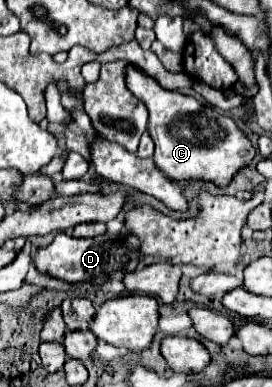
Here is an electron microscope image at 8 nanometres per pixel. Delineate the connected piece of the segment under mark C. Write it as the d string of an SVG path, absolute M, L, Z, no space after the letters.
M128 65L126 73L130 77L130 93L148 109L148 133L156 143L154 161L164 175L170 179L204 179L228 185L232 175L252 161L256 149L228 115L216 113L216 109L198 103L190 95L160 87L156 79L144 75L134 65Z

